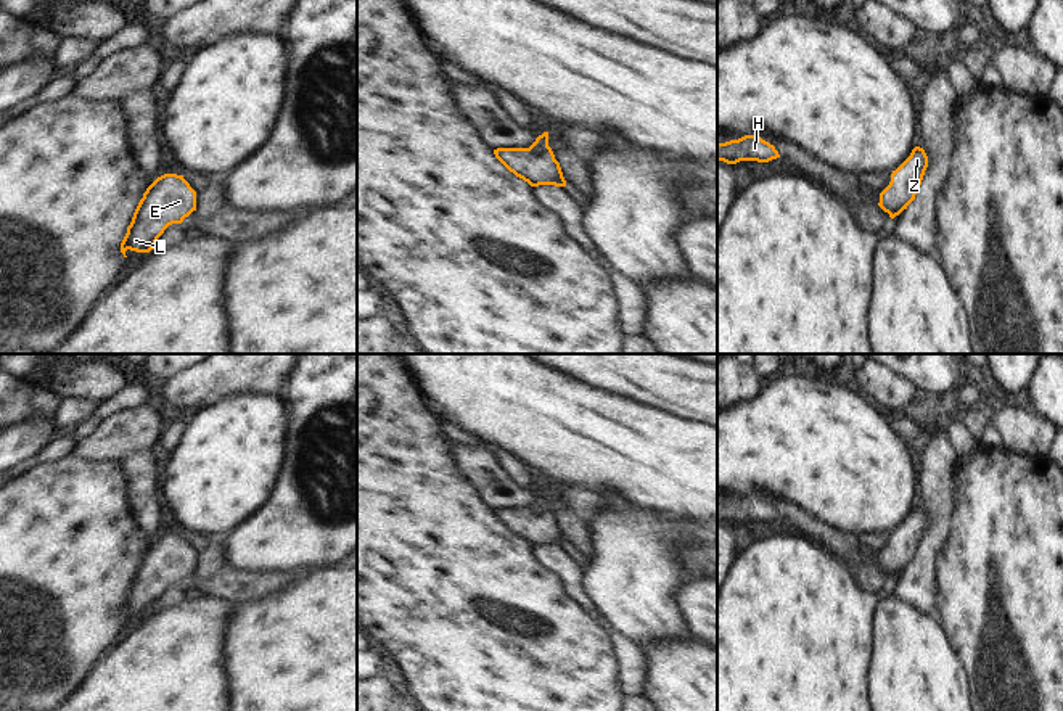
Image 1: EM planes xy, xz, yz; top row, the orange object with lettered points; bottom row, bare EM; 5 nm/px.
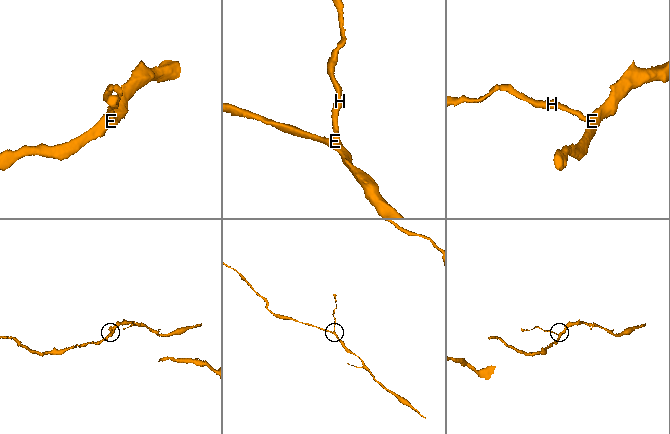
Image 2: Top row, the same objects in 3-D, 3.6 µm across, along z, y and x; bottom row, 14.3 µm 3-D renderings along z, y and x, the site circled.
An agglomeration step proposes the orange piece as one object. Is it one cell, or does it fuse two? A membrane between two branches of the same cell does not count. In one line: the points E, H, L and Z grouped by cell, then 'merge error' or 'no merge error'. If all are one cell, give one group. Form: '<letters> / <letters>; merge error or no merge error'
E H L Z; no merge error

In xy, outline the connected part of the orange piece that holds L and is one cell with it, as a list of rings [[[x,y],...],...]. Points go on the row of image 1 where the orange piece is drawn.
[[[177,174],[158,177],[143,193],[127,233],[121,243],[121,253],[125,251],[150,253],[158,238],[172,224],[182,224],[196,211],[196,191]]]

